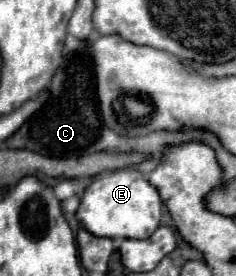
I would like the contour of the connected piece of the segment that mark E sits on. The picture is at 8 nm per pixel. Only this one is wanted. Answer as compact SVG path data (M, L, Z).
M126 167L112 173L102 173L86 187L76 219L96 237L108 239L148 239L160 225L162 199L138 169Z

